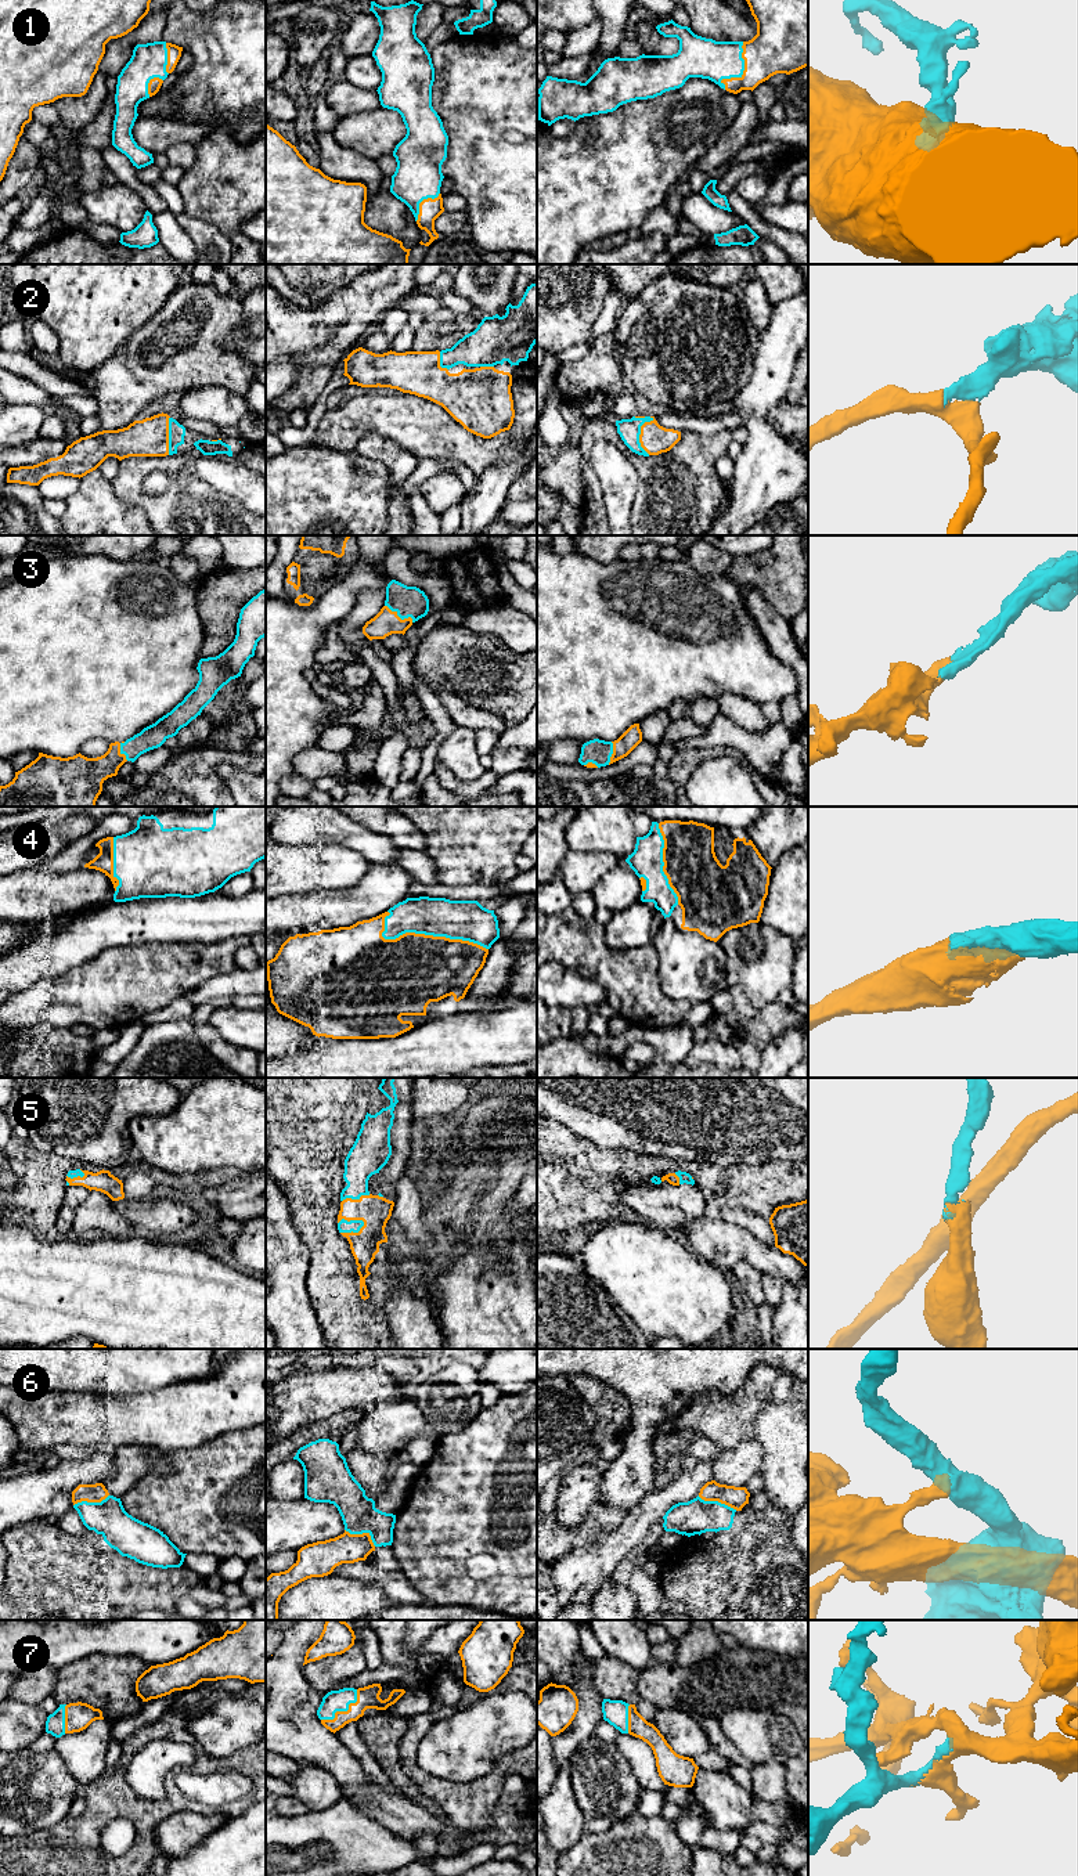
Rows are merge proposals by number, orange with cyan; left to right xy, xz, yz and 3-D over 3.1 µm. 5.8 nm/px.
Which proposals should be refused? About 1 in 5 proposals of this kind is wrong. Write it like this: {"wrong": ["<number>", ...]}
{"wrong": ["6"]}

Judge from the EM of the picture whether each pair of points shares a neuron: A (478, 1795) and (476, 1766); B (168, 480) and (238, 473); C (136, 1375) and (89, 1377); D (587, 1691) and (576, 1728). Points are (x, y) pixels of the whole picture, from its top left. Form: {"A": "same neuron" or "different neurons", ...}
{"A": "different neurons", "B": "same neuron", "C": "same neuron", "D": "same neuron"}

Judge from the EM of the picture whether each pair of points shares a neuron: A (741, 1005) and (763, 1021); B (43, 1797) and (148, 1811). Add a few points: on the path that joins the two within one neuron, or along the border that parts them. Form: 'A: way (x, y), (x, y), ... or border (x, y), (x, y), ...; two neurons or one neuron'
A: way (746, 1010), (757, 1017); one neuron
B: border (68, 1814), (56, 1824), (39, 1829); two neurons

